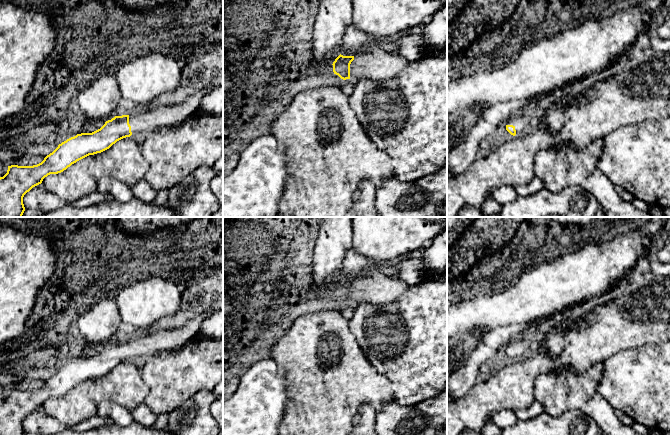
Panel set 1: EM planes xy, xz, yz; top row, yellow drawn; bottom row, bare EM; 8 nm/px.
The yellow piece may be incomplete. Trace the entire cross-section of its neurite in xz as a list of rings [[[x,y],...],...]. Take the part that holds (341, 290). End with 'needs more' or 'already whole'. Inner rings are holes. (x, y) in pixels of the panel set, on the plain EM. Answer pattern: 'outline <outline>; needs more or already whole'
outline [[[377,266],[366,270],[354,280],[339,279],[333,286],[333,296],[341,303],[370,303],[377,306],[391,304],[409,291],[407,283],[397,277],[387,277]]]; needs more

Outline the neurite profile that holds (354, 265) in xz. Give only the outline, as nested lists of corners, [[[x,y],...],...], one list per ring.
[[[354,248],[350,249],[343,261],[341,279],[354,280],[366,272],[367,269],[375,266],[375,262],[365,258]]]

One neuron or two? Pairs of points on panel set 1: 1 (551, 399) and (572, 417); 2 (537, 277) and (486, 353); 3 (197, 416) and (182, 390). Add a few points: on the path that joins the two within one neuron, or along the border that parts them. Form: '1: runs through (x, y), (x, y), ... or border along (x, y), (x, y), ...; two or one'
1: border along (543, 411), (560, 415), (579, 409), (589, 416); two
2: border along (520, 324), (499, 325), (487, 333); two
3: border along (210, 390), (196, 392), (182, 404), (168, 412); two

